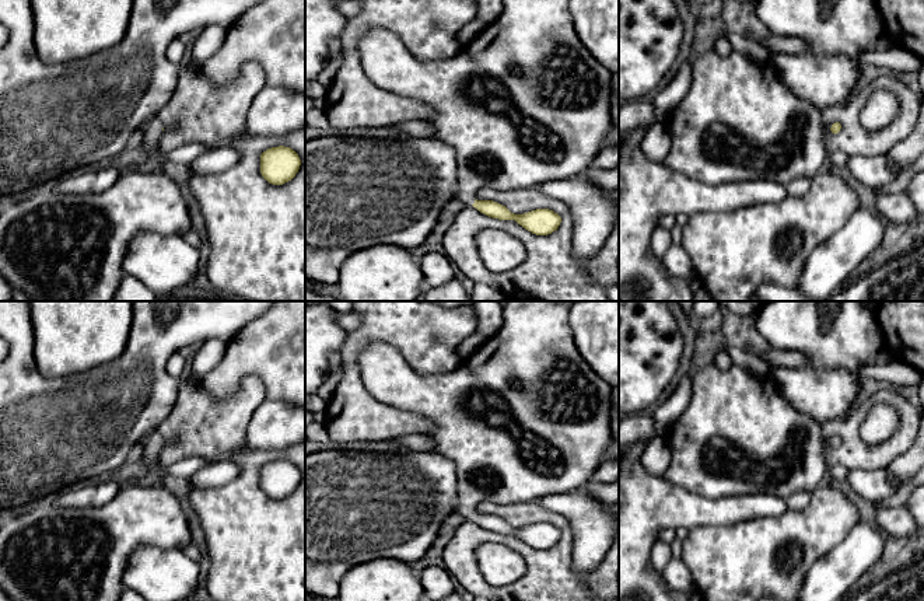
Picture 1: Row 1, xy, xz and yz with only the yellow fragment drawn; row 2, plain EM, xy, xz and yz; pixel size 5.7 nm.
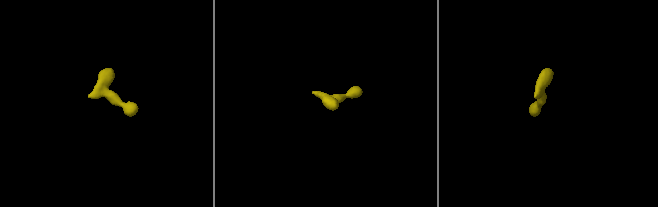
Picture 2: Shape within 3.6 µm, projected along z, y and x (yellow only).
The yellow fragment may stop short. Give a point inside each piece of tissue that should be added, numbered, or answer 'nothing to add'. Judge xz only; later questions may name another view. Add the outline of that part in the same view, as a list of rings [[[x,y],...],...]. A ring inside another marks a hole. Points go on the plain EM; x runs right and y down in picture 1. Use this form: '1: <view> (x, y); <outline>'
1: xz (524, 416); [[[505,301],[503,305],[501,328],[454,370],[444,374],[423,375],[416,373],[400,353],[384,343],[368,342],[358,354],[358,368],[367,391],[378,401],[410,410],[430,419],[435,429],[426,433],[434,443],[428,451],[438,453],[455,462],[458,475],[458,500],[455,511],[465,520],[472,520],[479,503],[490,502],[498,506],[536,502],[539,497],[554,493],[571,493],[589,482],[603,462],[603,453],[610,443],[609,415],[612,403],[612,385],[601,378],[585,361],[575,346],[568,324],[570,307],[557,301]]]

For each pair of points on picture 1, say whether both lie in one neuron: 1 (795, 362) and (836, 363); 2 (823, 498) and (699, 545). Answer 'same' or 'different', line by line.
1: different
2: same

